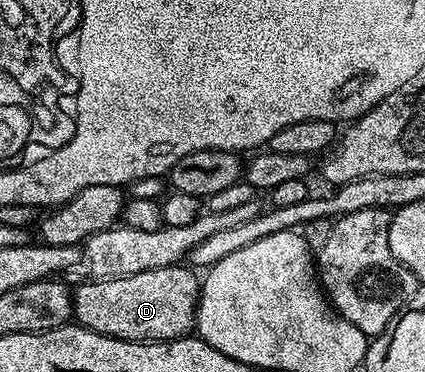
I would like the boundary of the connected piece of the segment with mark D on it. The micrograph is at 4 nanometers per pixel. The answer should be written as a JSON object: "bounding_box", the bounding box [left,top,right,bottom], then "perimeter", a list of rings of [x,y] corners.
{"bounding_box":[71,265,200,339],"perimeter":[[[187,265],[145,269],[133,277],[84,281],[74,288],[71,297],[73,319],[80,327],[114,339],[182,339],[195,331],[200,286],[200,276]]]}

